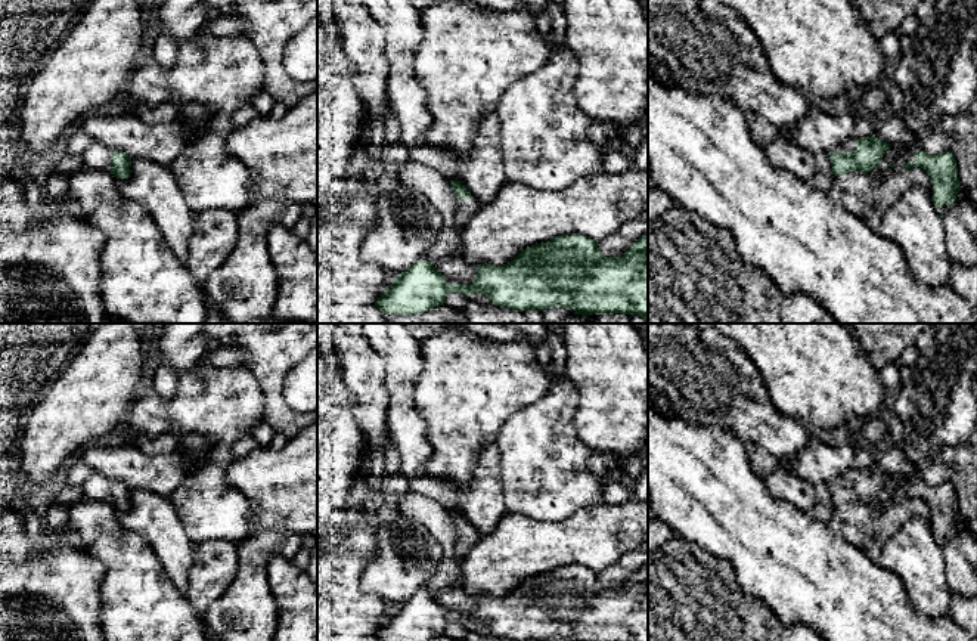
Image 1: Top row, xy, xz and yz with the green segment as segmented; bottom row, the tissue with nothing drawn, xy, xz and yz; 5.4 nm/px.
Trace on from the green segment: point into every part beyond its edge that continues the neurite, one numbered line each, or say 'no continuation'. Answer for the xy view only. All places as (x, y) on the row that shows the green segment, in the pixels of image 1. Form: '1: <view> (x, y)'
1: xy (98, 157)

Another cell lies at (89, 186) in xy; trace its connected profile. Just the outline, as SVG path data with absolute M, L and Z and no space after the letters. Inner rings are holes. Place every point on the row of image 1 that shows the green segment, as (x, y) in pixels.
M81 167L69 174L68 191L77 199L81 211L89 214L103 199L120 198L115 179L109 171Z

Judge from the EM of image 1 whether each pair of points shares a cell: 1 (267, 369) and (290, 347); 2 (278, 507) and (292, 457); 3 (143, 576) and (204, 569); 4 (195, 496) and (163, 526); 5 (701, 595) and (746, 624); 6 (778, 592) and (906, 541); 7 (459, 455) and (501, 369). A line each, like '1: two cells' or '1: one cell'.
1: one cell
2: one cell
3: two cells
4: two cells
5: one cell
6: two cells
7: one cell

